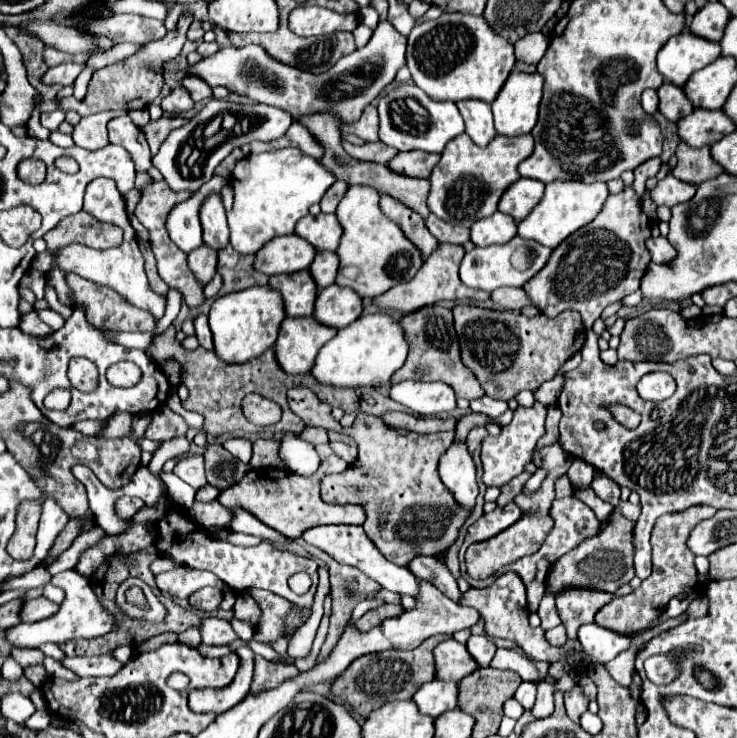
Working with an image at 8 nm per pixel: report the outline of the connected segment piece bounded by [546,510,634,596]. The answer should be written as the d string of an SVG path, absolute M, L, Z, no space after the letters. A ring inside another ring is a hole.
M616 510L610 522L606 524L606 528L598 536L582 542L578 548L570 550L568 554L564 554L554 562L554 568L550 570L546 582L546 590L554 596L570 588L590 588L590 590L602 590L614 594L620 586L628 584L634 578L632 528L634 522L630 522Z

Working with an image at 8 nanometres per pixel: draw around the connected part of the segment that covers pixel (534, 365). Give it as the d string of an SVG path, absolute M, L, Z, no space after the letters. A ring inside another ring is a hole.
M458 304L452 312L460 340L460 358L466 368L472 370L482 390L494 400L510 400L520 390L534 390L538 384L554 378L560 366L580 352L586 338L586 328L580 314L574 310L560 312L556 318L546 318L542 314L526 318L516 312L494 312Z

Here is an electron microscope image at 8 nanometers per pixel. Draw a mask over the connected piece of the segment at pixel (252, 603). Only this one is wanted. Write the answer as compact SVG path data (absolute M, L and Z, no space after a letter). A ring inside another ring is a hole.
M244 592L242 596L236 598L234 618L246 620L246 622L250 622L250 624L256 628L256 626L258 626L258 620L260 620L260 614L262 614L262 610L260 610L258 602L256 602L248 592Z

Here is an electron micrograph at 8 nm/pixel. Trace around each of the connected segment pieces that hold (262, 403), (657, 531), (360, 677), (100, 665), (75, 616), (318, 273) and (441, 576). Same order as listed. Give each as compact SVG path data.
M258 394L244 396L242 412L248 422L258 424L258 426L276 424L280 420L280 406L264 396L258 396Z
M692 506L682 512L664 514L656 520L652 530L652 574L642 582L638 590L634 590L628 596L614 596L606 606L602 606L596 614L596 622L604 628L610 628L614 632L636 632L652 624L664 610L670 598L678 596L680 592L686 592L688 588L694 588L698 582L698 572L694 568L694 554L686 548L686 536L698 524L700 520L714 516L716 510L710 506Z
M430 636L428 640L424 640L418 648L414 648L410 652L404 652L404 650L386 650L386 652L362 656L358 660L354 660L354 664L350 664L350 668L346 668L346 672L342 676L338 676L338 680L334 680L334 684L330 686L330 692L336 698L340 698L344 704L348 702L364 718L372 710L380 708L386 702L412 700L414 692L422 684L434 680L432 650L444 638L448 638L448 636Z
M66 656L62 664L80 676L112 676L122 668L122 664L114 660L112 656L92 656L92 658L86 658L86 656L68 658Z
M74 568L64 570L60 574L56 574L51 578L54 585L63 585L65 592L62 608L58 610L56 616L50 616L46 620L40 622L32 622L32 624L18 624L6 630L6 640L10 642L10 646L18 646L18 648L38 648L44 642L66 642L72 638L96 638L102 636L106 632L110 632L114 628L114 618L100 606L98 598L94 596L93 587L90 579L84 578L82 574L78 574Z
M318 252L314 262L310 264L310 274L316 282L318 288L326 288L330 284L334 284L336 272L338 272L338 256L334 252Z
M414 556L408 562L408 570L414 576L426 576L426 580L434 580L434 584L438 584L438 588L442 588L442 592L446 596L450 596L454 602L460 602L458 598L462 596L456 578L450 574L450 570L444 564L438 564L436 558L432 556Z

